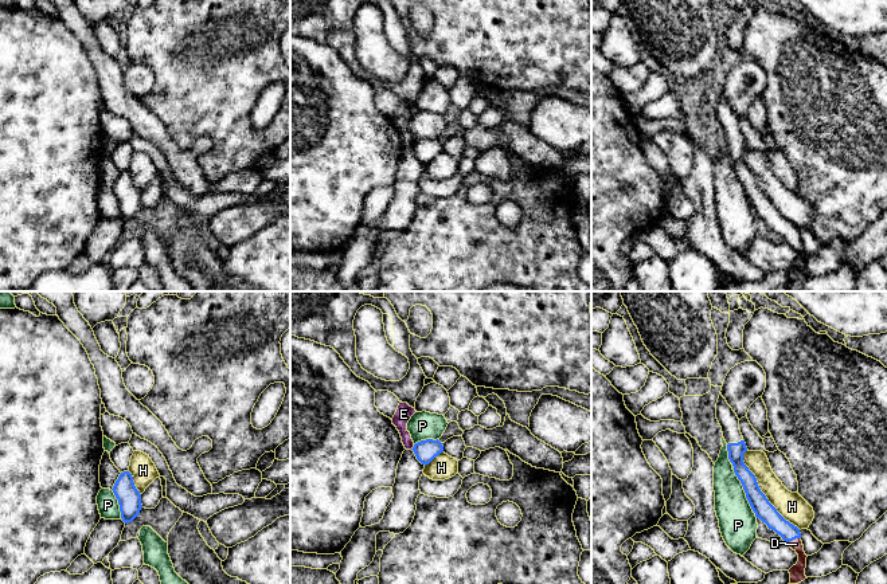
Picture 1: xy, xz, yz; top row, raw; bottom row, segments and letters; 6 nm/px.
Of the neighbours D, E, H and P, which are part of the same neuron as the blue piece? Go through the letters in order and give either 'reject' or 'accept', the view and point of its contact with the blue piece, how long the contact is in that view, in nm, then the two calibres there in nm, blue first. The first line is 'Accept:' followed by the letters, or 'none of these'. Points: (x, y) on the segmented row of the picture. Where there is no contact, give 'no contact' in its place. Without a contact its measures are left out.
Accept: D
D: accept | yz (793, 539) | 90 nm | 120/100 nm
E: reject | xz (413, 447) | 40 nm | 130/100 nm
H: reject | yz (761, 492) | 600 nm | 120/170 nm
P: reject | yz (746, 494) | 320 nm | 120/220 nm

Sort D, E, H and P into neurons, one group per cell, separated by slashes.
D / E / H / P

